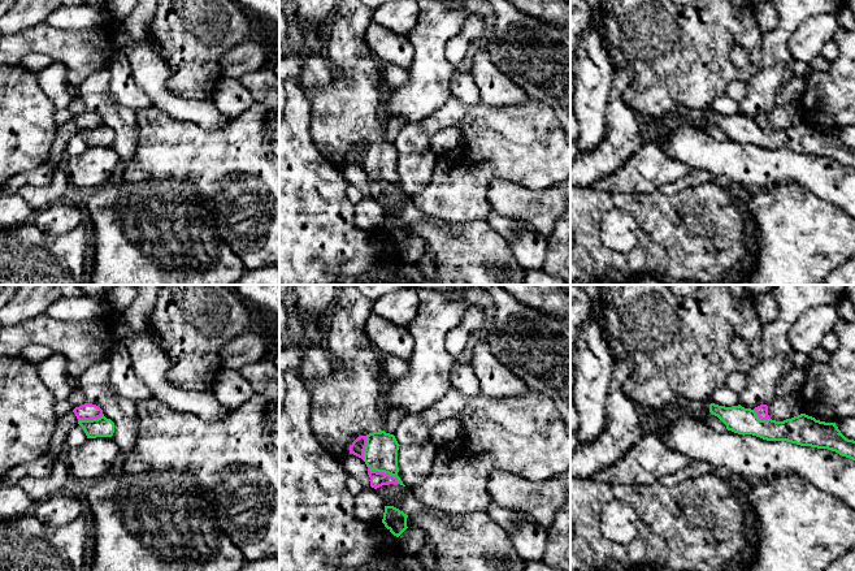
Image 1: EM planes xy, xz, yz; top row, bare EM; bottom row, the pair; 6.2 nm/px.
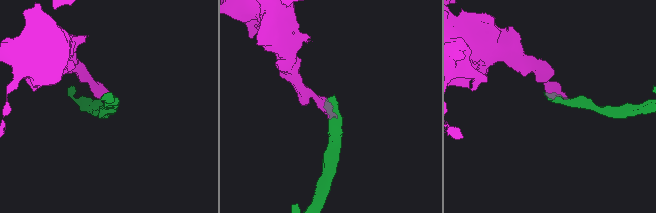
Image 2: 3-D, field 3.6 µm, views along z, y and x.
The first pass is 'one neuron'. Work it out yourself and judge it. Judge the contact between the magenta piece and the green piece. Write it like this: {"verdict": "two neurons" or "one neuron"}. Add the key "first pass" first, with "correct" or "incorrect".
{"first pass": "incorrect", "verdict": "two neurons"}

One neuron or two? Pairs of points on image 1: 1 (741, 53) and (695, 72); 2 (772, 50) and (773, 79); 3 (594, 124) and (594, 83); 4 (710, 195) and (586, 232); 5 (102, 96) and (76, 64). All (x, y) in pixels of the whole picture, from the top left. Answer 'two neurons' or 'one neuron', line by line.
1: two neurons
2: one neuron
3: one neuron
4: one neuron
5: two neurons

